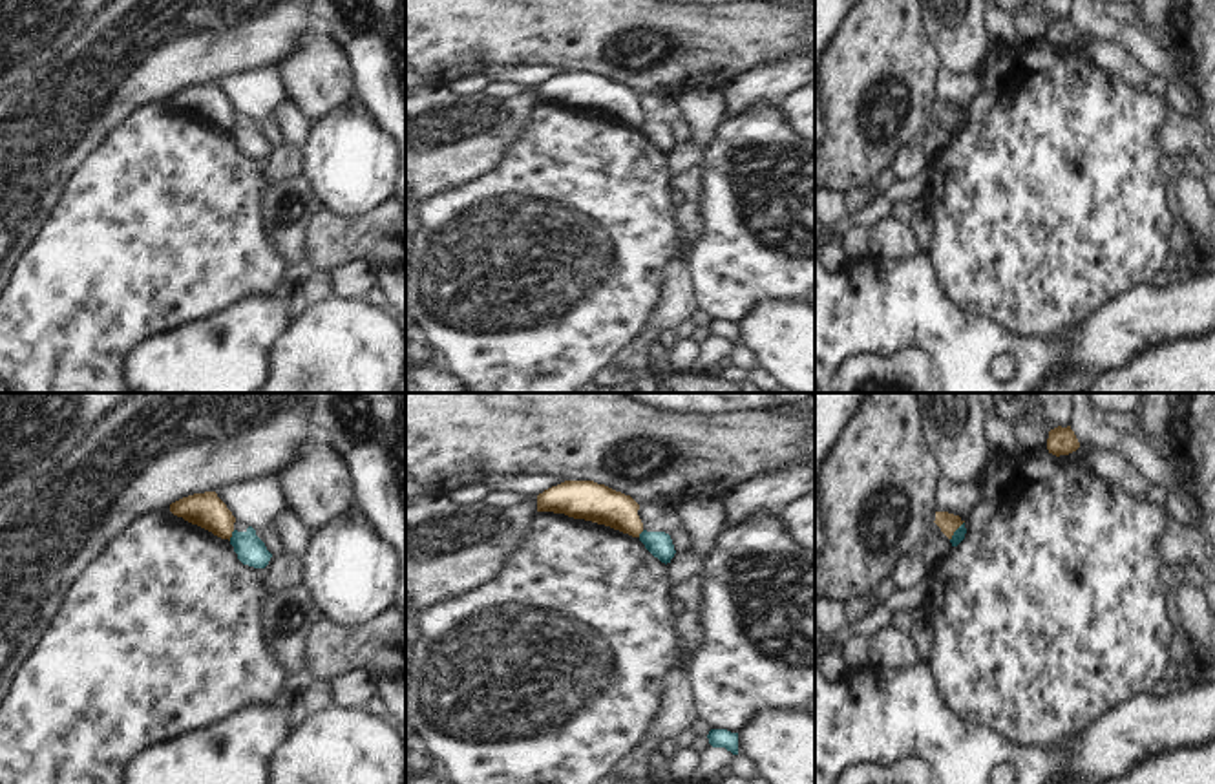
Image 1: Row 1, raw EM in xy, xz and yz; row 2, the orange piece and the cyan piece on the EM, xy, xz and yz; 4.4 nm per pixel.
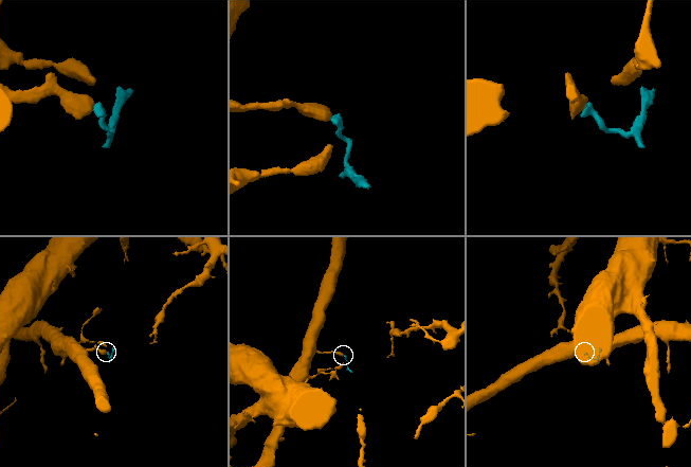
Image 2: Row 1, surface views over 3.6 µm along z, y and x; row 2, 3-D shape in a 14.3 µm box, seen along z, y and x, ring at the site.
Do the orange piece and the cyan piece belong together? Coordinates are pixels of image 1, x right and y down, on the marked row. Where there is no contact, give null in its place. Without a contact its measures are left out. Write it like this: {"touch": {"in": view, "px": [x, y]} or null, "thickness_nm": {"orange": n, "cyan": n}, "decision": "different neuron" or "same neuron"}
{"touch": {"in": "yz", "px": [956, 529]}, "thickness_nm": {"orange": 90, "cyan": 50}, "decision": "different neuron"}

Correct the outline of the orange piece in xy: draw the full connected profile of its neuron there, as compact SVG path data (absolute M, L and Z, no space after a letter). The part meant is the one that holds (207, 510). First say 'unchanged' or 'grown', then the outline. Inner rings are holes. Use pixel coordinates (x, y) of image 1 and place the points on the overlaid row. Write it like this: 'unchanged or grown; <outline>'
unchanged; M216 492L183 497L170 504L170 512L221 539L232 537L236 517Z

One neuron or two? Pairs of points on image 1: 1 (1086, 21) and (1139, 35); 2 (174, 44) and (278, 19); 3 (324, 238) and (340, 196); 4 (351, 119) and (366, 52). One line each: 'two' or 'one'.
1: one
2: one
3: two
4: two

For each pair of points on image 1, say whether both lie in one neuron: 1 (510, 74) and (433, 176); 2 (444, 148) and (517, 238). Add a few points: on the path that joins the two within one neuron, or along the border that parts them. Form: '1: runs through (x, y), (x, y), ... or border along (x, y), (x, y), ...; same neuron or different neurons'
1: border along (536, 84), (525, 88); different neurons
2: border along (505, 154), (475, 178), (430, 196); different neurons

